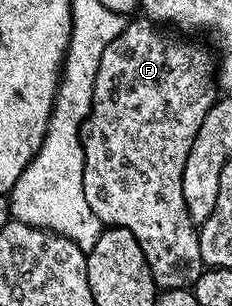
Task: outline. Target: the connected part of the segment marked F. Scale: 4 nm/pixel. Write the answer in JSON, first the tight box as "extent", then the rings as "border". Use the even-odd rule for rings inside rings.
{"extent":[82,20,216,290],"border":[[[131,20],[108,43],[104,50],[104,55],[100,59],[100,71],[96,71],[96,87],[92,91],[92,107],[89,118],[84,126],[82,135],[82,150],[84,151],[84,199],[88,199],[88,207],[102,220],[106,227],[124,227],[136,235],[140,247],[144,251],[144,259],[154,276],[154,284],[159,290],[164,289],[190,289],[196,283],[196,279],[203,271],[203,263],[200,259],[200,243],[198,242],[198,229],[194,221],[188,215],[188,207],[184,203],[184,187],[182,186],[182,176],[184,175],[184,163],[188,163],[188,151],[192,151],[192,139],[196,139],[196,131],[200,131],[200,123],[204,123],[204,115],[216,104],[216,61],[210,58],[210,53],[206,49],[201,49],[198,45],[177,45],[174,41],[169,41],[161,33],[157,24],[149,20]]]}

